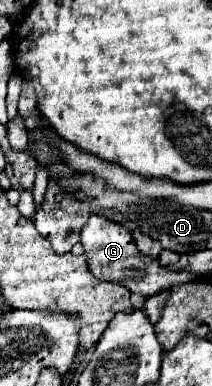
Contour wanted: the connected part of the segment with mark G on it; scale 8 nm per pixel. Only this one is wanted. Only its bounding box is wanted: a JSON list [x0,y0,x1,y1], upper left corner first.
[81,213,195,297]

